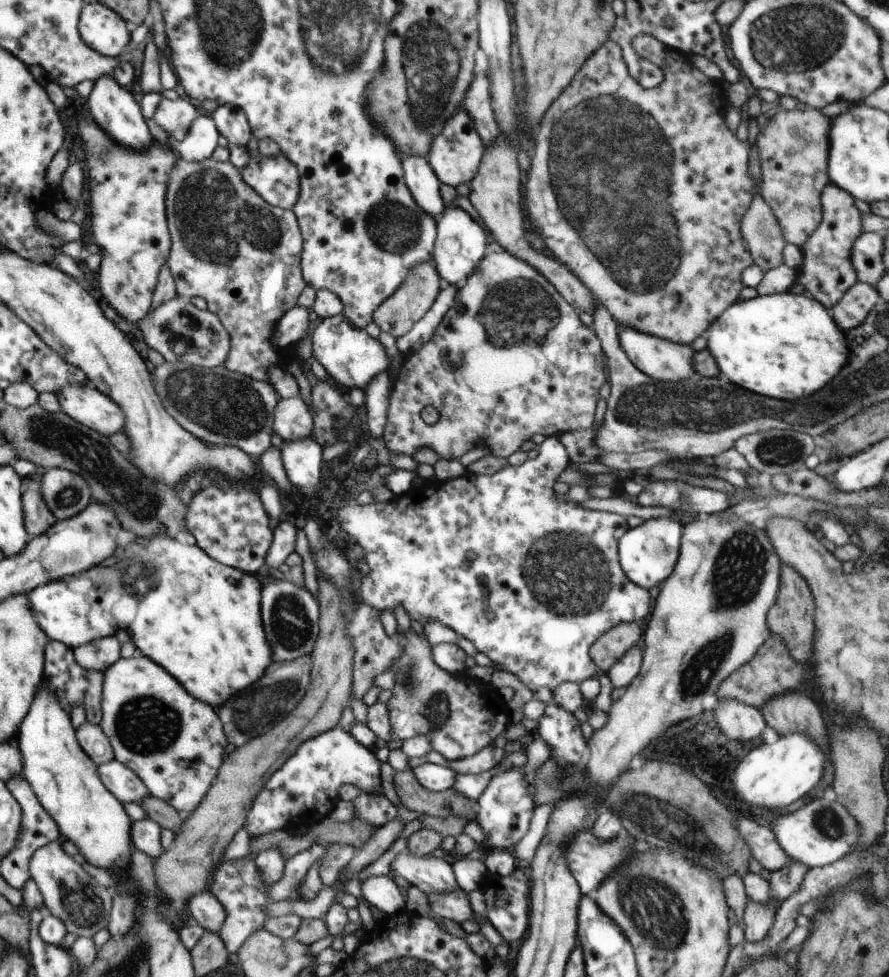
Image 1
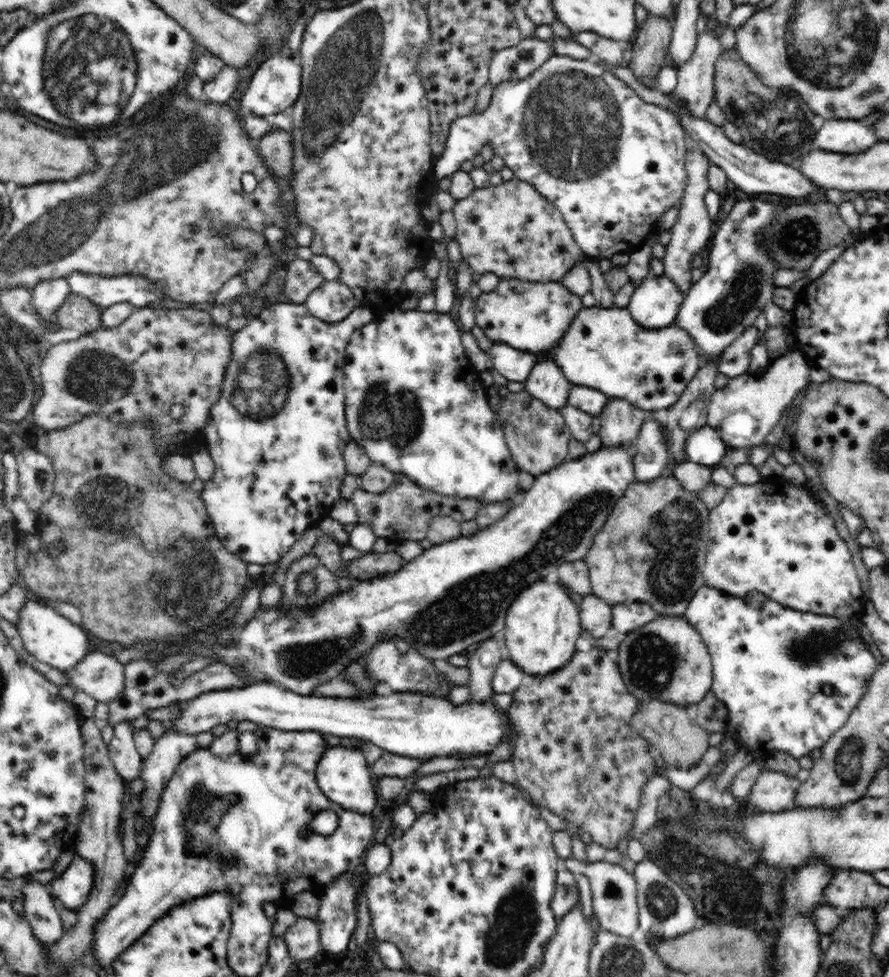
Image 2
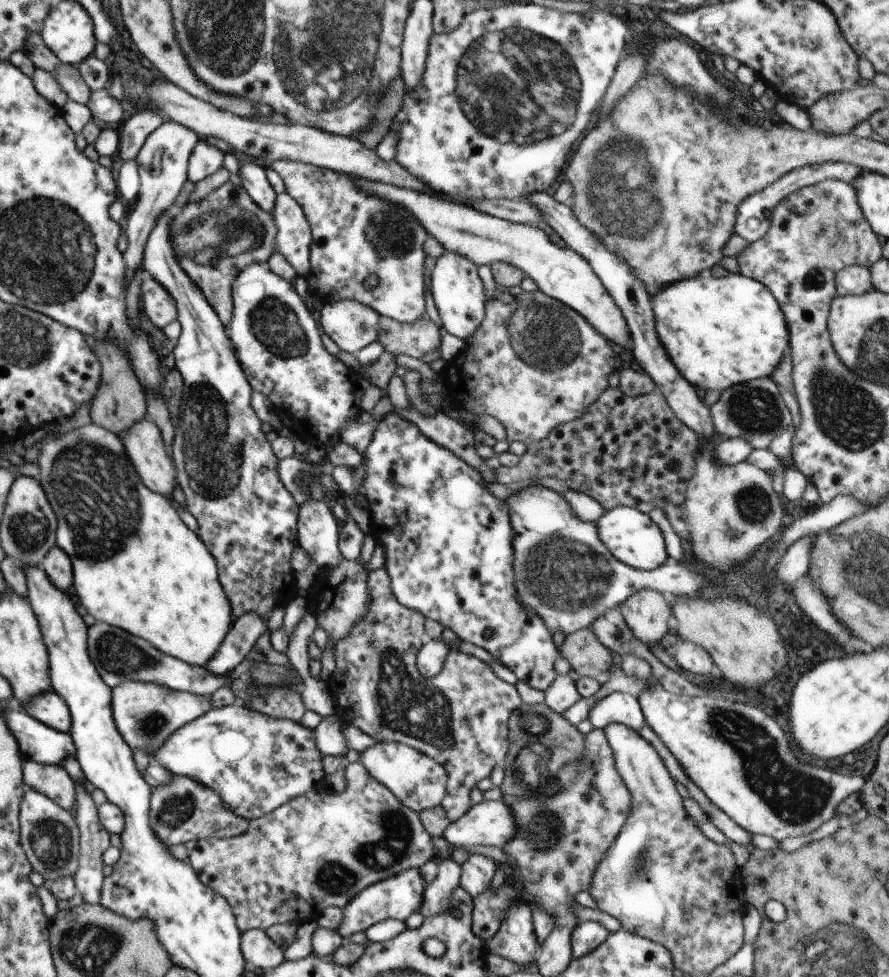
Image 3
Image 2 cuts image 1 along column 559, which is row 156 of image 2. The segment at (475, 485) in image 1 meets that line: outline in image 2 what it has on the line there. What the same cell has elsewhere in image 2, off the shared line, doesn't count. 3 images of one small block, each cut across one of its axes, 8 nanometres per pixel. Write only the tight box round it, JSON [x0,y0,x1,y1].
[434,55,686,261]

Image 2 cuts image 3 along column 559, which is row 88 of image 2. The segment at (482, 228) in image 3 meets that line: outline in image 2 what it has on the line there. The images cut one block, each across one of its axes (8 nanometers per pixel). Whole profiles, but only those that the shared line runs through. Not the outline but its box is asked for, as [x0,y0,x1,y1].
[238,54,300,119]

